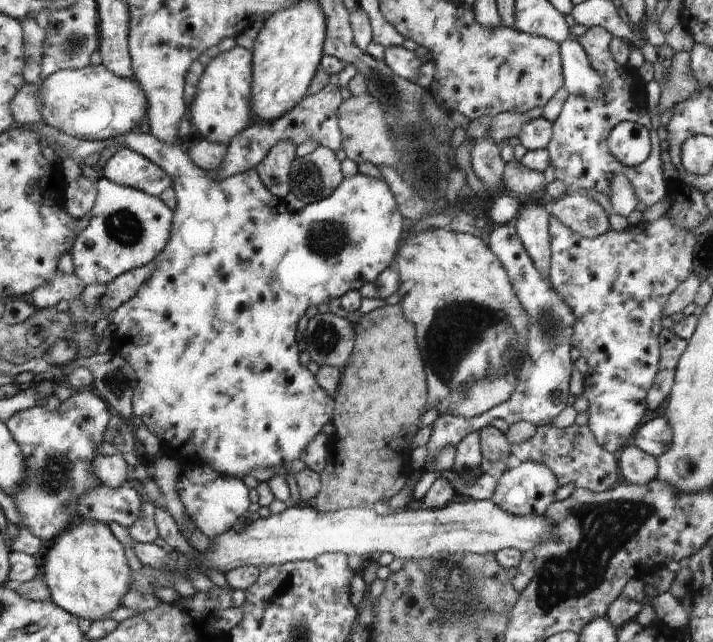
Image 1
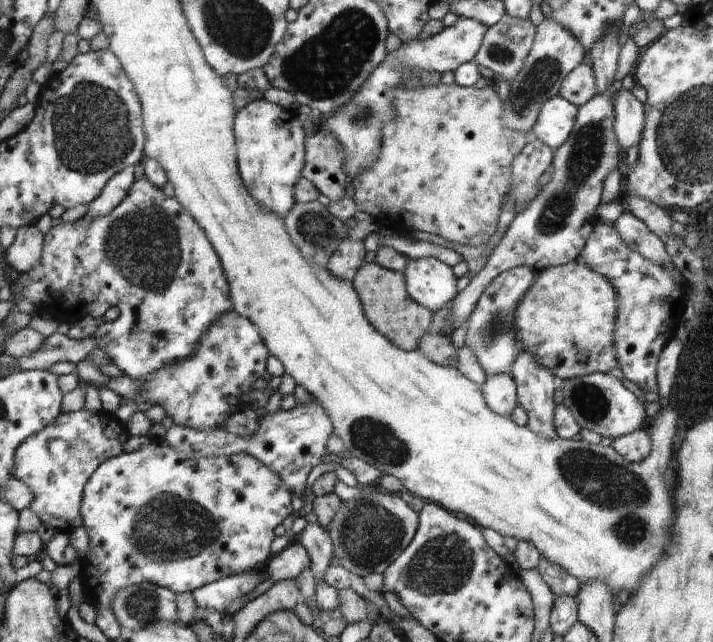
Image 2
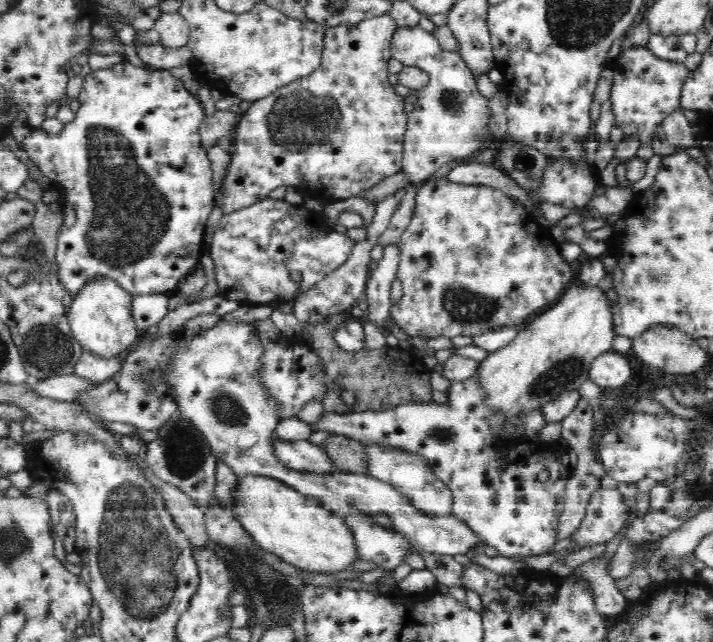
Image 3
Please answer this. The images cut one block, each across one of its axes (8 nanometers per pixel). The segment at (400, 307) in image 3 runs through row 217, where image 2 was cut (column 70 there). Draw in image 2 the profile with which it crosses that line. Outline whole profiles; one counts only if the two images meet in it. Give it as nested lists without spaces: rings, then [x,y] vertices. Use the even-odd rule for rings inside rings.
[[[100,408],[96,414],[80,409],[60,413],[48,428],[28,438],[16,452],[16,478],[26,482],[36,498],[30,506],[44,524],[70,536],[83,526],[83,490],[103,462],[118,457],[120,446],[126,446],[128,428],[119,416]]]

